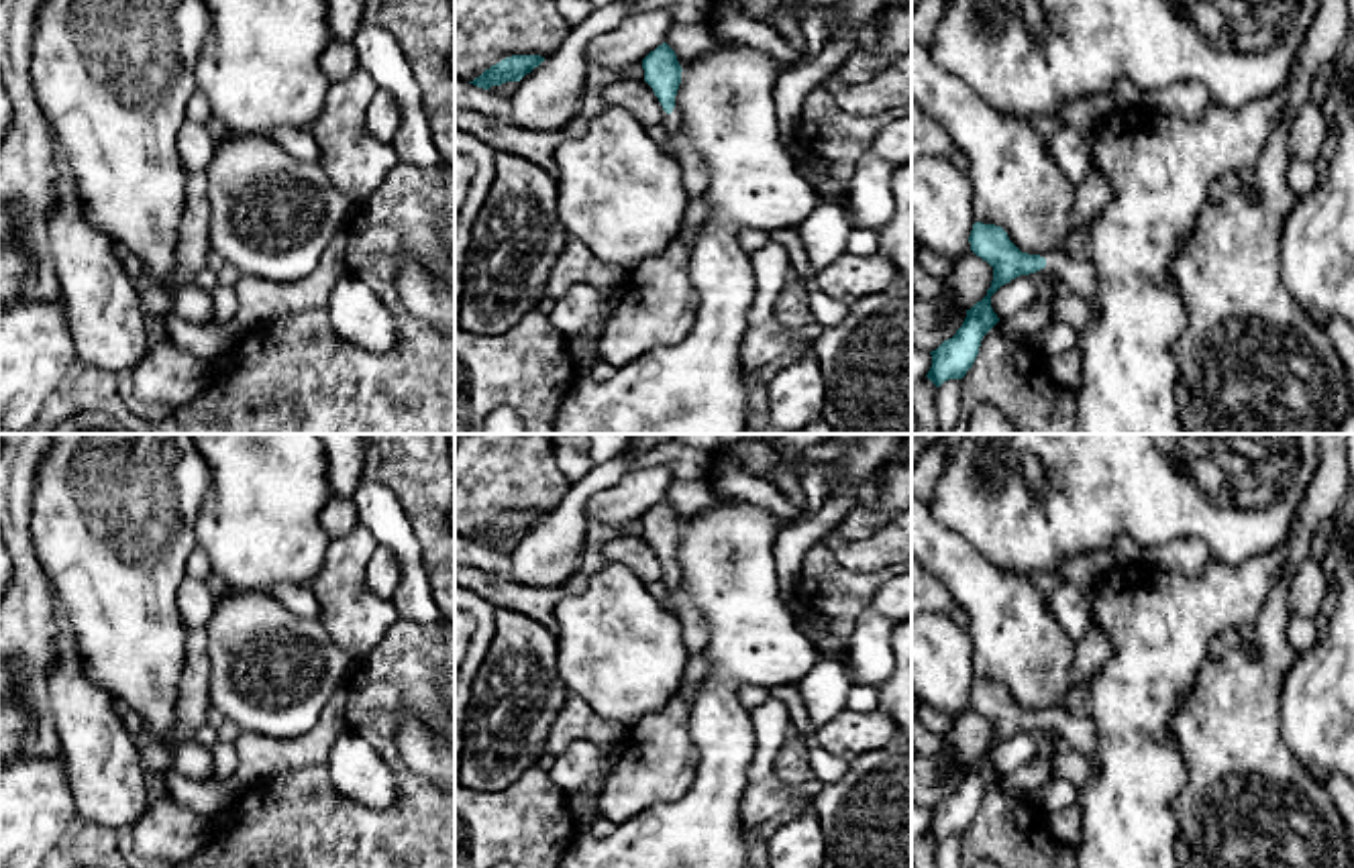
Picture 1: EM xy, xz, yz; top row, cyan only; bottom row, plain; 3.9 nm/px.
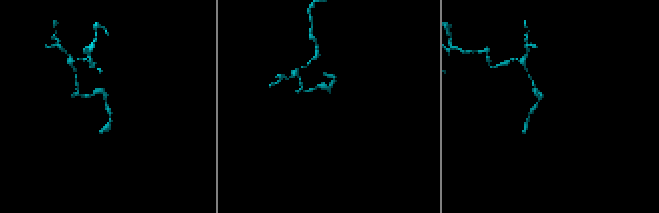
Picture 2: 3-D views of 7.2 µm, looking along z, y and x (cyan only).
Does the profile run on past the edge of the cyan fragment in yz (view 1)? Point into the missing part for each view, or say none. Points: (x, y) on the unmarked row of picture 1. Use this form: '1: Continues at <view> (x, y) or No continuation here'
1: Continues at yz (1077, 732)

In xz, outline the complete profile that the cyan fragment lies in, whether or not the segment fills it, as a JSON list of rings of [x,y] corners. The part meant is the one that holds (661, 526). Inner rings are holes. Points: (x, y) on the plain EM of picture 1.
[[[663,499],[642,516],[644,538],[653,544],[667,571],[675,564],[675,552],[681,540],[681,522],[675,507]]]

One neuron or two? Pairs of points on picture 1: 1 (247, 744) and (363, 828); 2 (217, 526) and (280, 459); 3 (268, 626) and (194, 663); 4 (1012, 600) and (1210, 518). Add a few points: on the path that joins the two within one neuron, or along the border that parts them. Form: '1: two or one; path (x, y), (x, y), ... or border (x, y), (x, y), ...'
1: two; border (323, 765), (276, 773), (249, 785)
2: one; path (233, 510), (268, 475)
3: two; border (204, 628), (211, 701)
4: two; border (983, 557), (998, 569), (1026, 577)

